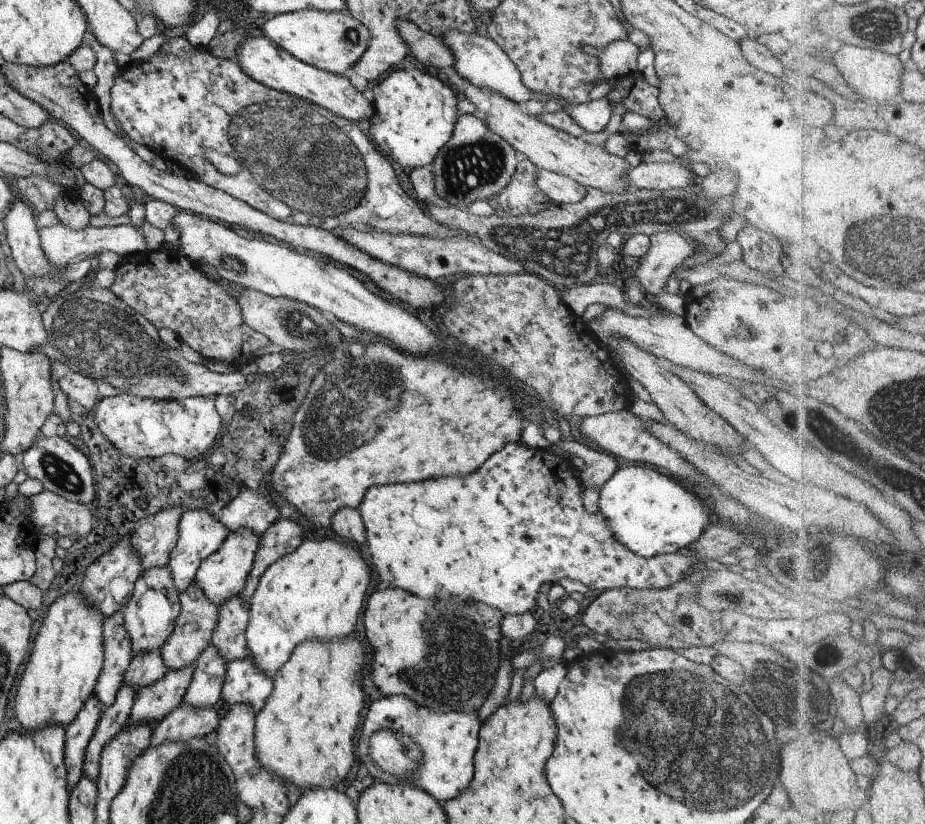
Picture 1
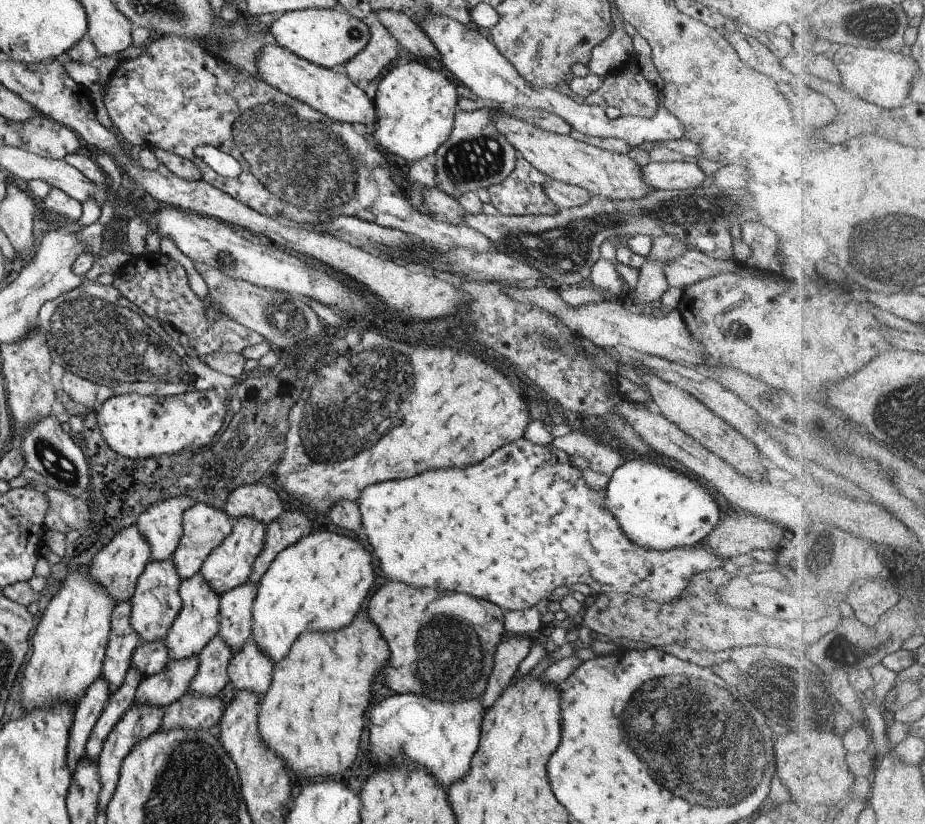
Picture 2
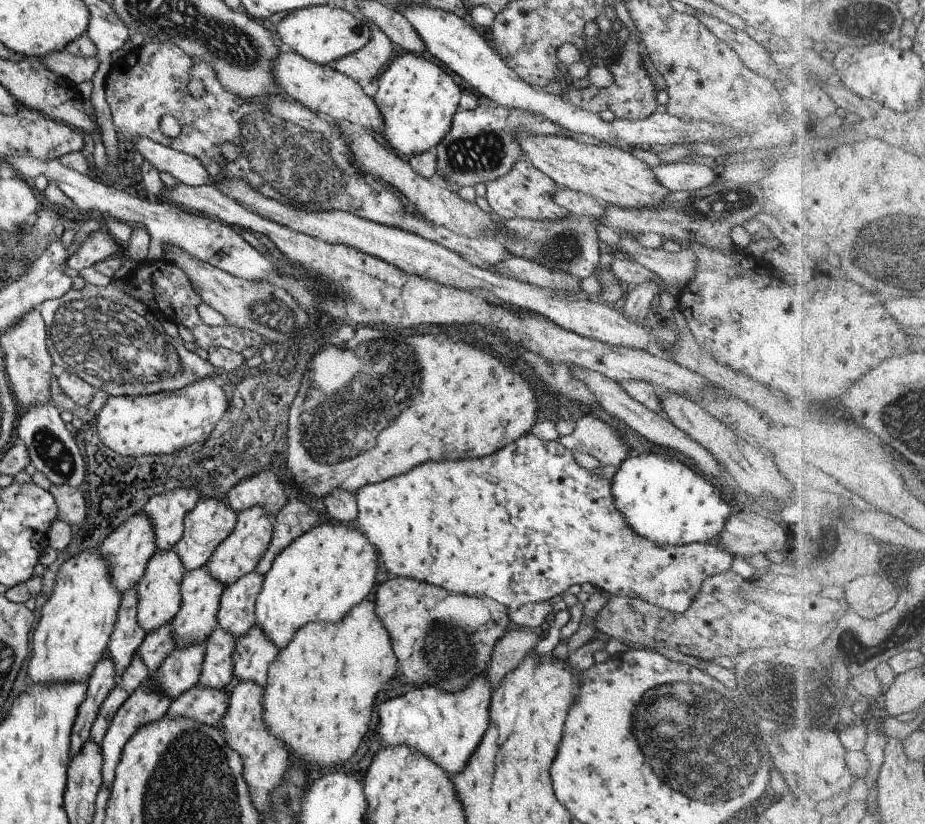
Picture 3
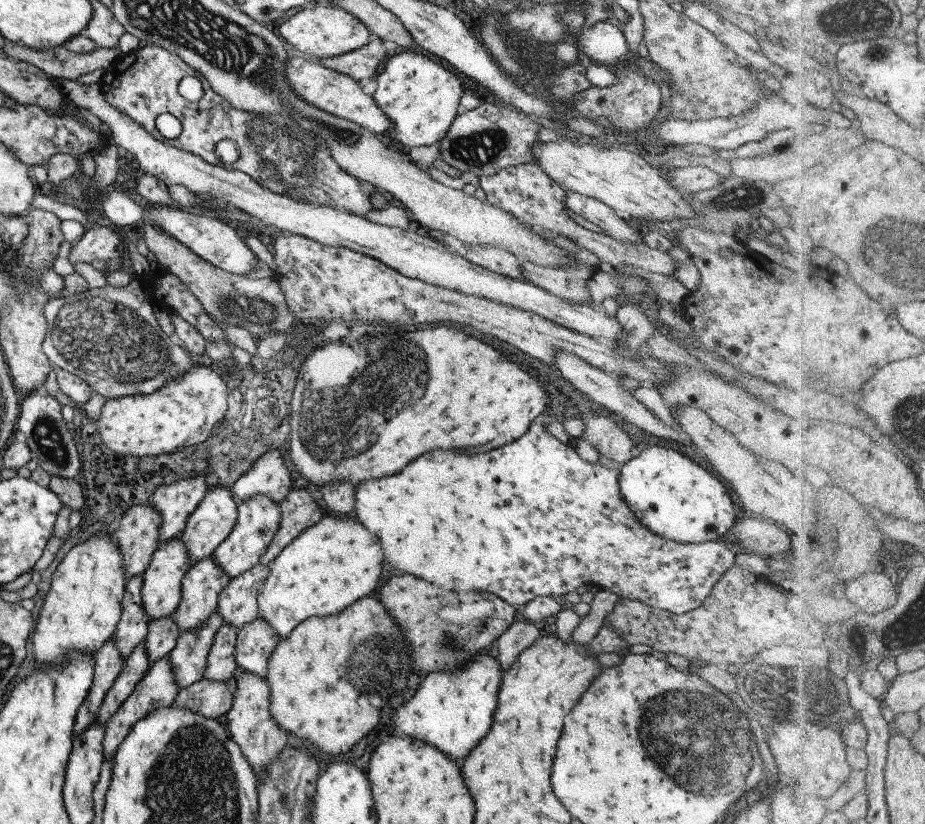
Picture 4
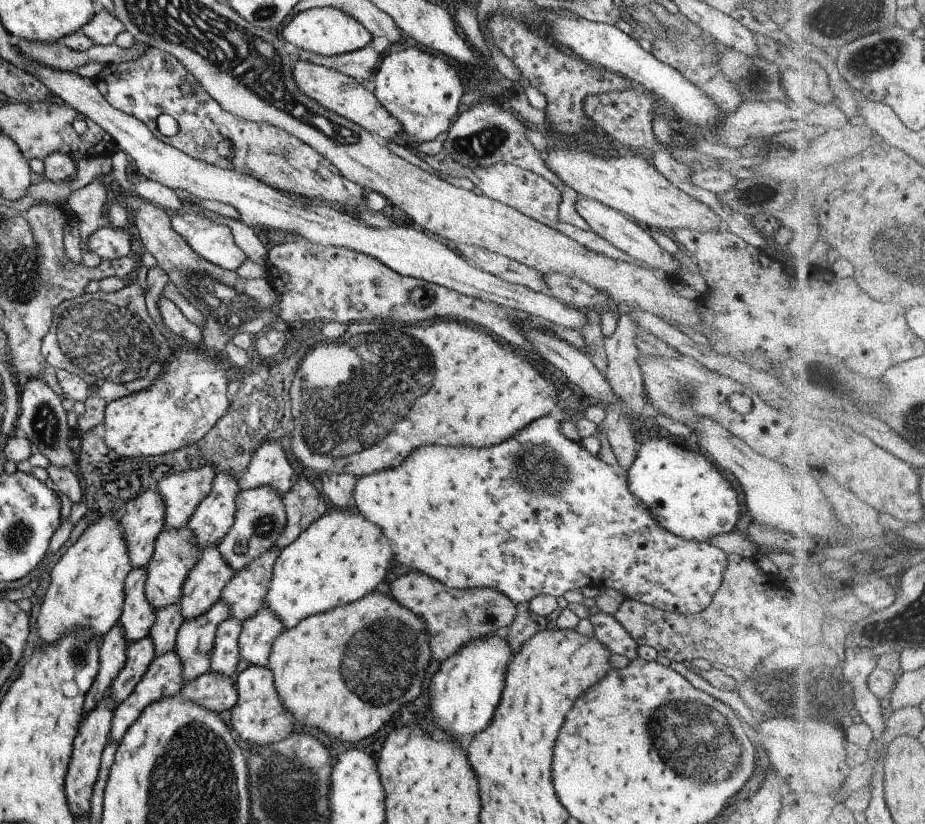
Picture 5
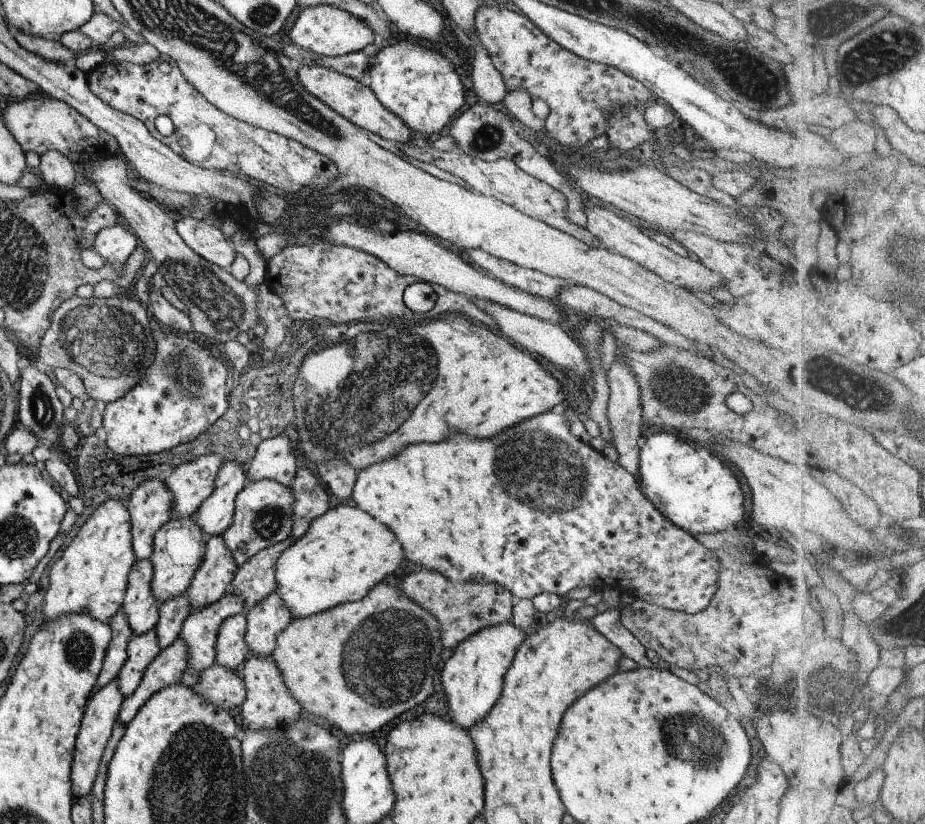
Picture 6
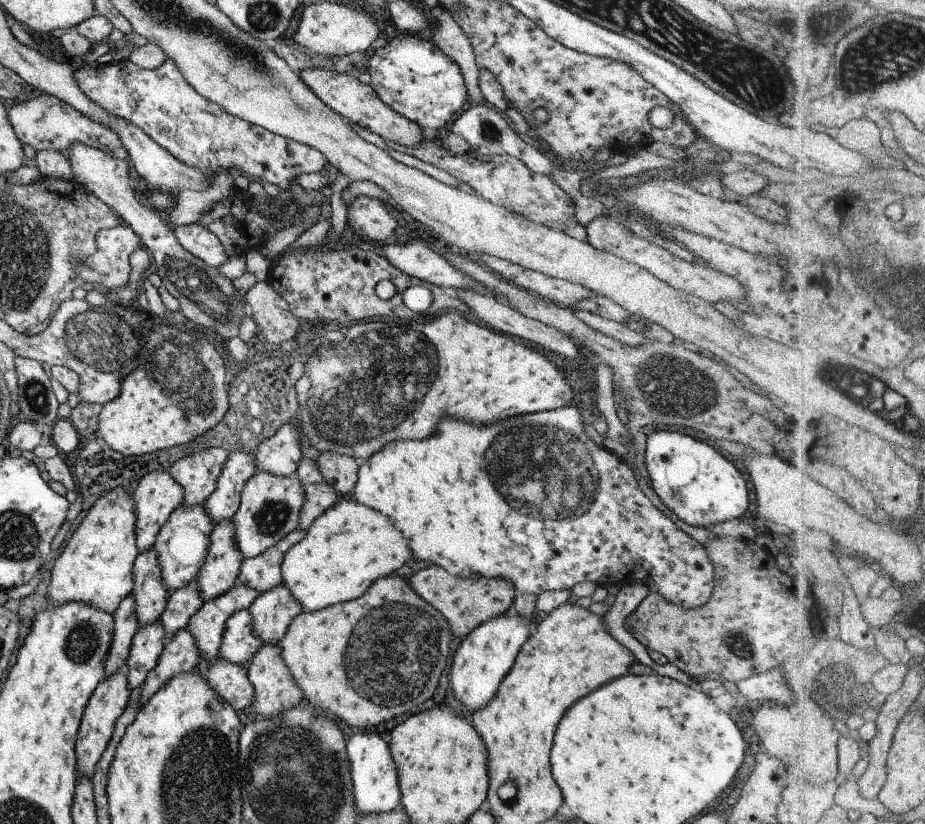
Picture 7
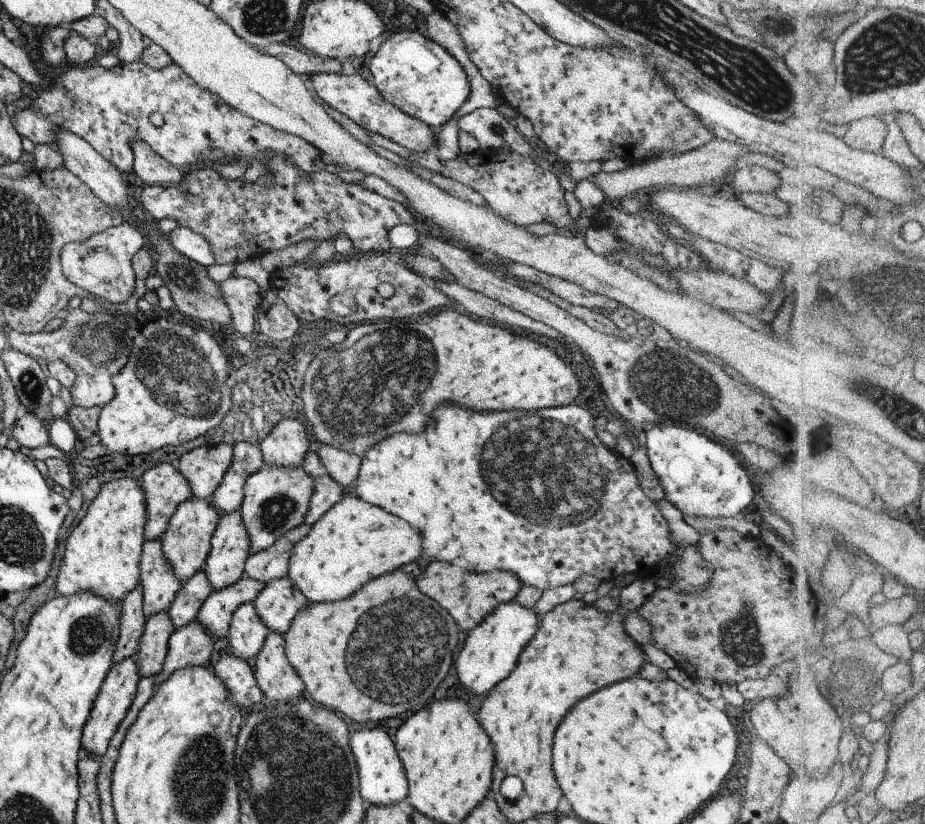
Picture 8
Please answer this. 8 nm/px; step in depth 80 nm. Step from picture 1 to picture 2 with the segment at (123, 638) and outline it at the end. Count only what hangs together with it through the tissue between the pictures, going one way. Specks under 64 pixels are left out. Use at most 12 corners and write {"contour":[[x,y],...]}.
{"contour":[[129,601],[115,604],[101,667],[110,694],[121,686],[140,639]]}

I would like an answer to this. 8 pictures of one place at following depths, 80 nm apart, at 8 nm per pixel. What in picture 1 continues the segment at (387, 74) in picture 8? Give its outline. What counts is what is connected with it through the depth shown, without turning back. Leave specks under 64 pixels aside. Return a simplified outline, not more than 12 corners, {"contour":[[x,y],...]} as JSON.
{"contour":[[424,68],[372,86],[373,144],[403,171],[429,165],[459,115]]}

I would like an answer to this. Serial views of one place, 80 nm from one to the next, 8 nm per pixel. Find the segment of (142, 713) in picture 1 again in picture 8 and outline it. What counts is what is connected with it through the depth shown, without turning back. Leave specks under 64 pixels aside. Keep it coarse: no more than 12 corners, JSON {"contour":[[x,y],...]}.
{"contour":[[242,576],[212,590],[196,618],[215,640],[228,634],[233,611],[264,587]]}

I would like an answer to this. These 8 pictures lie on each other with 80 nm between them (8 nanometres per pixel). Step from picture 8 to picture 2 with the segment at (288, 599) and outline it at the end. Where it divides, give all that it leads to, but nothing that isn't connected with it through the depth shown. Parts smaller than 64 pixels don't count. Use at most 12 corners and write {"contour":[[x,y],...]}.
{"contour":[[249,638],[232,651],[226,694],[266,692],[272,660]]}

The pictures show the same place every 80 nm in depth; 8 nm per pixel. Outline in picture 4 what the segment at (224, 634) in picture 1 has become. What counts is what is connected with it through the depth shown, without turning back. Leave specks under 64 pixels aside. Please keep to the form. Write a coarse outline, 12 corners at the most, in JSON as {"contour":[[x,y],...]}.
{"contour":[[269,564],[229,579],[216,611],[238,629],[259,618],[257,595]]}

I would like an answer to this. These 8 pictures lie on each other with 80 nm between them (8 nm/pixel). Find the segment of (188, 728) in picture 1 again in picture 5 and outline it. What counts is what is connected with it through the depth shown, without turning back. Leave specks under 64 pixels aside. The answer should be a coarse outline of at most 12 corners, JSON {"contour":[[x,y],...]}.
{"contour":[[211,670],[186,682],[185,700],[223,715],[238,697],[233,677]]}

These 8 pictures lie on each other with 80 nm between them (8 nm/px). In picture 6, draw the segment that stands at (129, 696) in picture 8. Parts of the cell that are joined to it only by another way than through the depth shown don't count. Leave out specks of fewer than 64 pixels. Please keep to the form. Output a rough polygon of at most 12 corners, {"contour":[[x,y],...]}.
{"contour":[[116,678],[87,699],[70,764],[73,798],[94,781],[124,696]]}

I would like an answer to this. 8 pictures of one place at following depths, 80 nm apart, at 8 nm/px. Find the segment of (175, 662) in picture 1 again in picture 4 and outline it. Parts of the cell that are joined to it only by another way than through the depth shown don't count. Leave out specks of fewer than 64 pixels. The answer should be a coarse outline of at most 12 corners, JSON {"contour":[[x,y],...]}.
{"contour":[[212,556],[194,562],[180,582],[179,631],[216,611],[229,579]]}

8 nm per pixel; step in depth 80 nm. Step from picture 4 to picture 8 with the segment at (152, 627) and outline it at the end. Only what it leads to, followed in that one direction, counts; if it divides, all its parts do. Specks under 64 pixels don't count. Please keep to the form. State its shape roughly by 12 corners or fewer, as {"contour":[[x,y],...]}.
{"contour":[[202,568],[166,610],[174,630],[196,618],[212,586]]}

